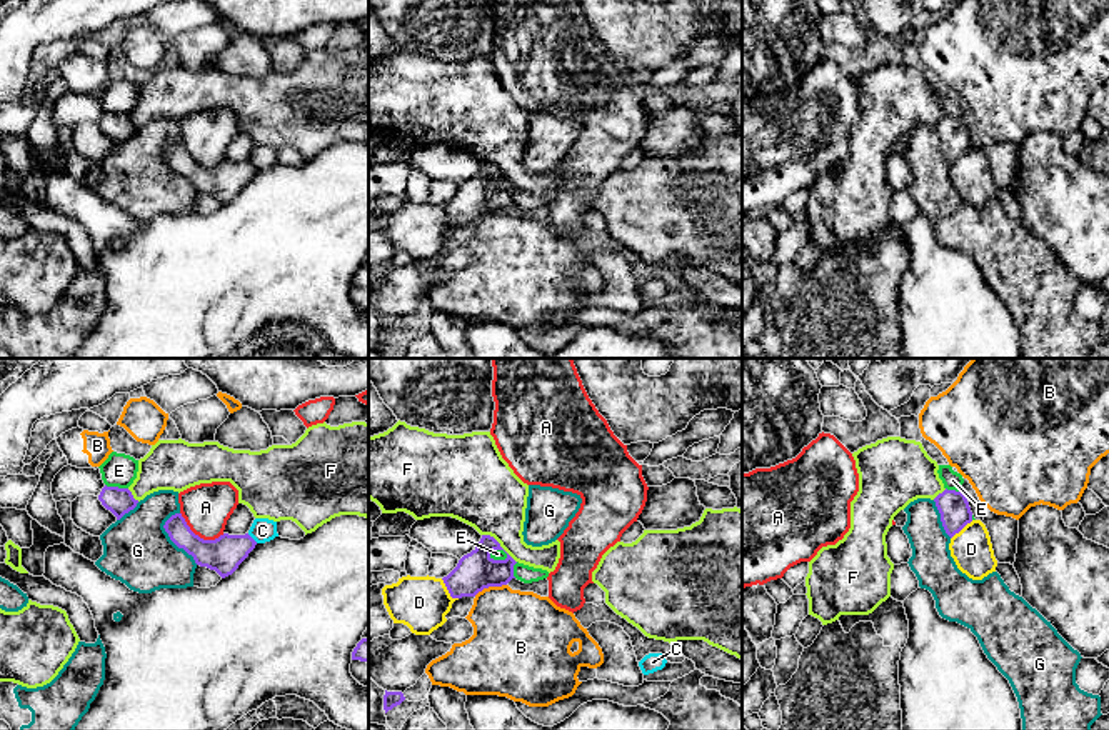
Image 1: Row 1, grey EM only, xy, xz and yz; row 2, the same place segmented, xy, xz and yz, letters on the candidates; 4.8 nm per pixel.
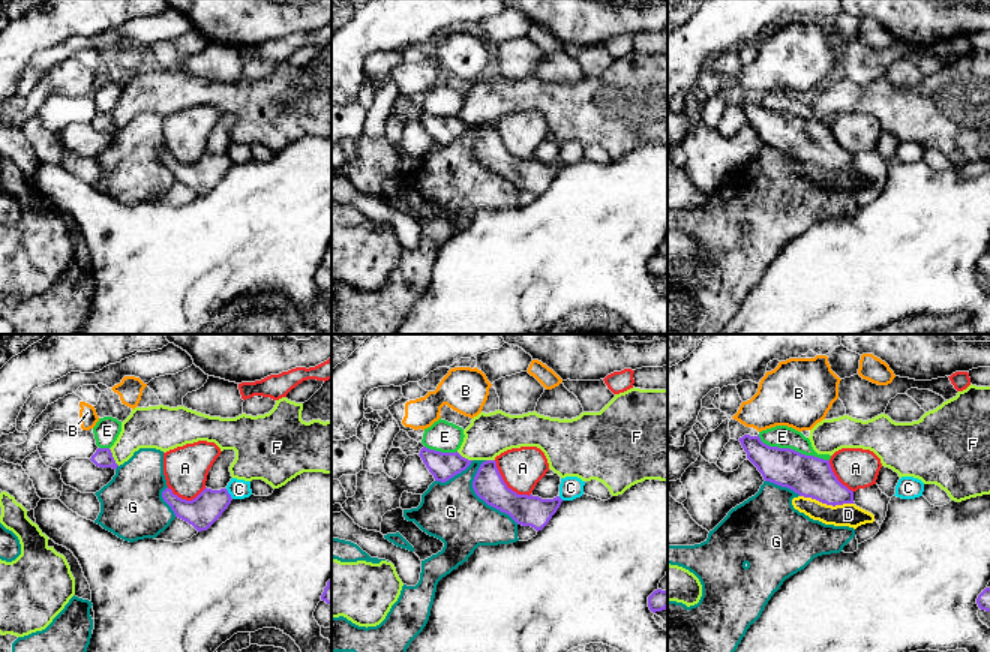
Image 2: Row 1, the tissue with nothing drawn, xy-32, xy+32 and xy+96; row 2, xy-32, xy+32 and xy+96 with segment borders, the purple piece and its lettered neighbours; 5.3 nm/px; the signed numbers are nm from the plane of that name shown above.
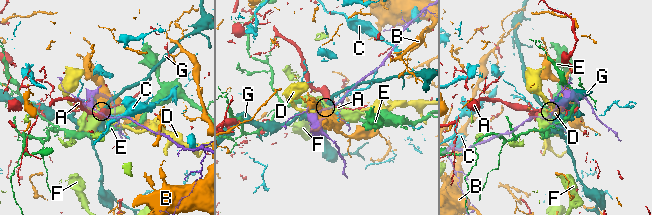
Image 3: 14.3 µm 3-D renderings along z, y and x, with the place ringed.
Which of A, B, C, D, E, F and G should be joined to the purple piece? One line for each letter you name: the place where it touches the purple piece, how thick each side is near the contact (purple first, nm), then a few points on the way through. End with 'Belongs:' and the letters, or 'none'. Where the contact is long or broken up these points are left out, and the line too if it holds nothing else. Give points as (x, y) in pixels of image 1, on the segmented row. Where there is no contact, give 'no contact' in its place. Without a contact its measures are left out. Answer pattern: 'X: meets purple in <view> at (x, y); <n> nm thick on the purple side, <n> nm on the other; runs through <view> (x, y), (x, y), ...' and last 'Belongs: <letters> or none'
Belongs: none

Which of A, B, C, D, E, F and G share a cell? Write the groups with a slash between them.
A / B / C / D / E / F / G

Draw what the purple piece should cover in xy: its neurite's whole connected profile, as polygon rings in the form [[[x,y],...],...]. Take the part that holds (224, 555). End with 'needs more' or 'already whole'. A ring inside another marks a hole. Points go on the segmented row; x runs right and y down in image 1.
[[[182,513],[172,515],[163,528],[178,548],[193,557],[197,565],[215,570],[222,578],[232,575],[257,545],[248,533],[223,533],[215,540],[203,540],[190,530]]]; already whole

